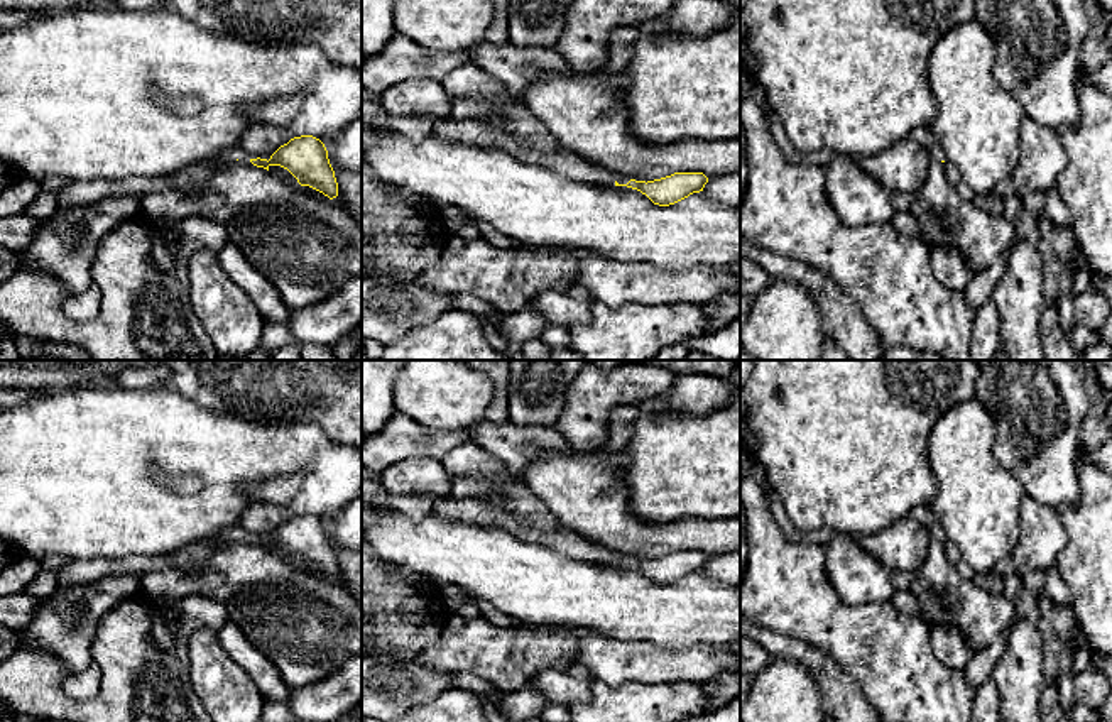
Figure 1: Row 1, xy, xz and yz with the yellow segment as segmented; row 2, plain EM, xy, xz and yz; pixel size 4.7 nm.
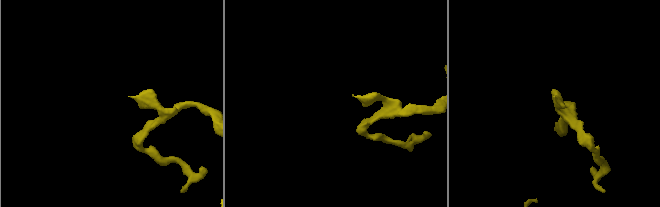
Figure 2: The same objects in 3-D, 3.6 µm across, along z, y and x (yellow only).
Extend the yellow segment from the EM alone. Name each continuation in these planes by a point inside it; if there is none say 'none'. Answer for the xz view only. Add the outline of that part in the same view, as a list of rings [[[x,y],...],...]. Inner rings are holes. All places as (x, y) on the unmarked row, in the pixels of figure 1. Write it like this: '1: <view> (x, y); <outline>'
1: xz (489, 511); [[[493,495],[487,499],[465,500],[456,500],[453,497],[439,499],[433,511],[448,521],[504,528],[517,539],[551,548],[573,560],[597,561],[610,566],[613,566],[617,560],[617,553],[613,550],[583,536],[553,534],[536,528],[529,521],[509,512]]]

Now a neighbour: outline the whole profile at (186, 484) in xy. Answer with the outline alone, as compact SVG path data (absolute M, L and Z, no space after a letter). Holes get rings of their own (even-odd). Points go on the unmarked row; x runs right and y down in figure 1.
M152 467L149 475L155 484L164 484L169 489L177 490L181 494L193 494L201 485L198 477L193 475L167 477L166 472L159 470L157 467Z

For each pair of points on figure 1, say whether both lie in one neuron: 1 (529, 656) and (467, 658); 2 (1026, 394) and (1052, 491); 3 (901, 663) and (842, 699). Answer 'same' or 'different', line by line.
1: same
2: same
3: different

